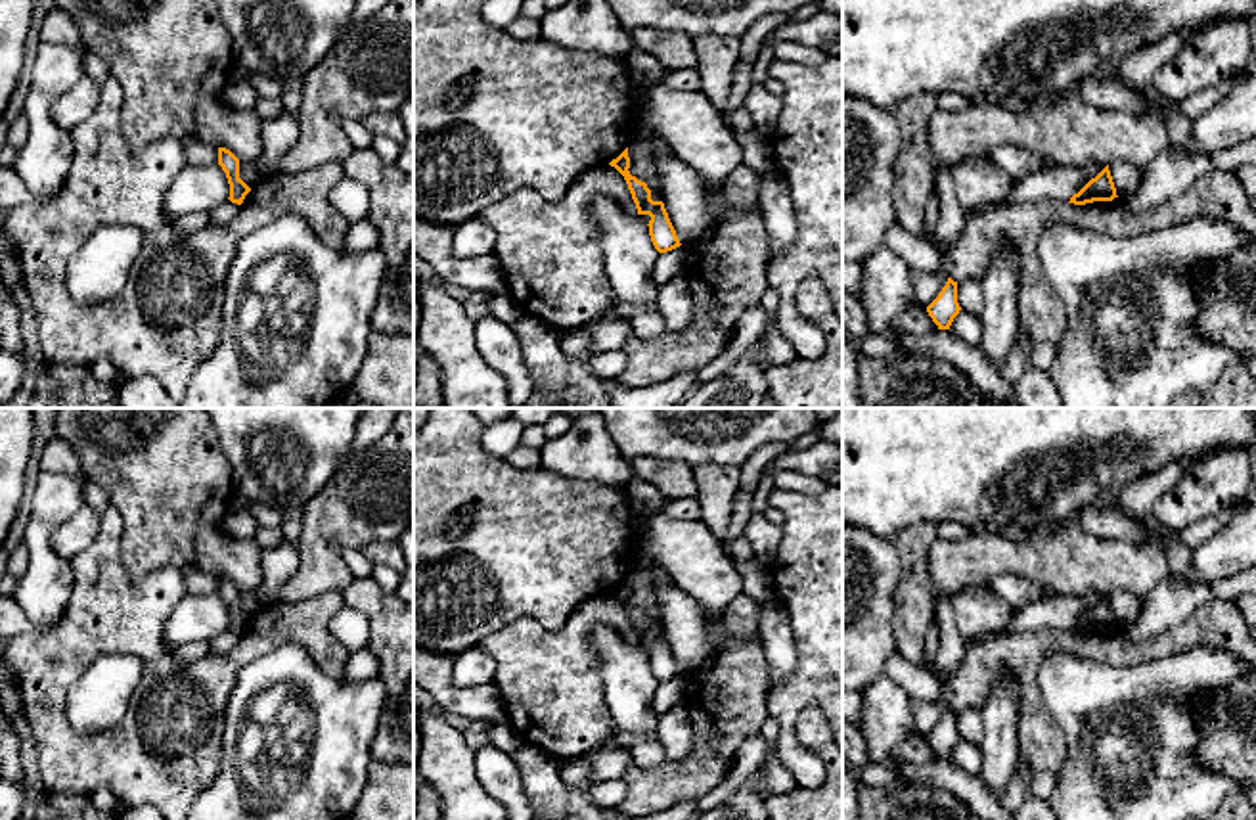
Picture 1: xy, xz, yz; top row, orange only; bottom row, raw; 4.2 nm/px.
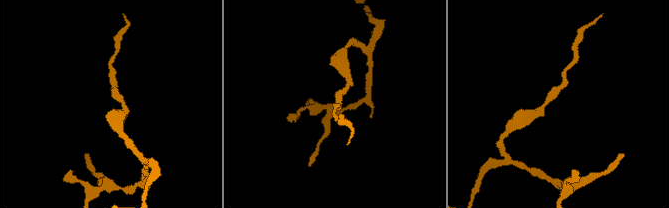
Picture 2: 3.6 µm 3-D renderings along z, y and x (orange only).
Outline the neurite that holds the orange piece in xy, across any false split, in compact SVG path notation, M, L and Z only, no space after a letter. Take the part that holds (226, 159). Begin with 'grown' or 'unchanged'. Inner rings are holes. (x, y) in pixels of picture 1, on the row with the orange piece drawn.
unchanged; M218 148L218 165L230 184L230 201L241 205L251 188L239 178L239 159L226 148Z

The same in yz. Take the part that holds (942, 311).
unchanged; M948 278L938 297L927 307L927 312L932 318L932 322L938 326L938 330L950 330L959 310L961 307L957 303L957 282Z

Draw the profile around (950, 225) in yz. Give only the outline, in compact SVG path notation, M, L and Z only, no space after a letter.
M934 169L932 186L932 194L938 197L940 205L940 218L934 230L932 245L944 253L957 243L965 226L967 209L955 197L952 169Z

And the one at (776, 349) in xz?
M768 287L758 303L766 310L768 326L758 339L760 354L758 362L768 370L774 366L789 364L796 358L793 345L777 331L775 316L779 308L779 295Z

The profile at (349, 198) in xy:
M343 176L329 192L329 203L352 224L368 216L370 194L364 184Z

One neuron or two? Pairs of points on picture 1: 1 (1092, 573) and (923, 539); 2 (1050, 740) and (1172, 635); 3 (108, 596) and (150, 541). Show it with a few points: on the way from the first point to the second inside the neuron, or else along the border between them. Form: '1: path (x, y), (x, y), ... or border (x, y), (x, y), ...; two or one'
1: border (937, 537), (929, 556), (929, 583), (933, 587); two
2: path (1029, 684), (1029, 661), (1048, 642), (1117, 650); one
3: border (119, 527), (119, 560), (133, 575), (171, 566); two

